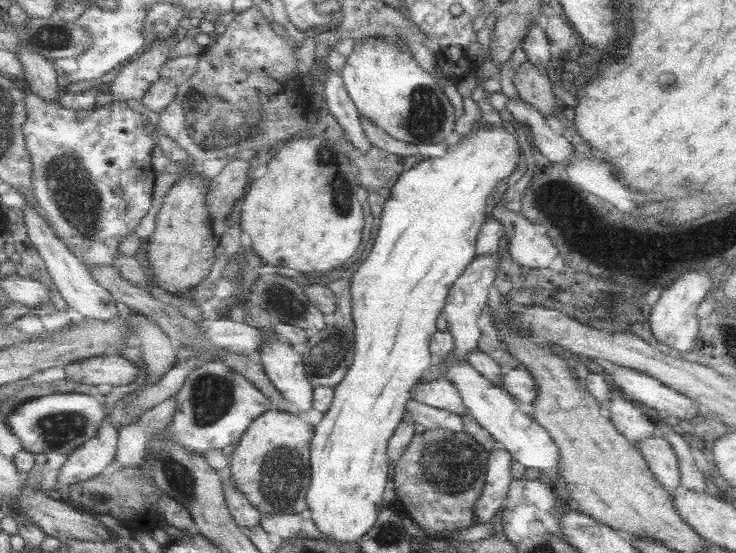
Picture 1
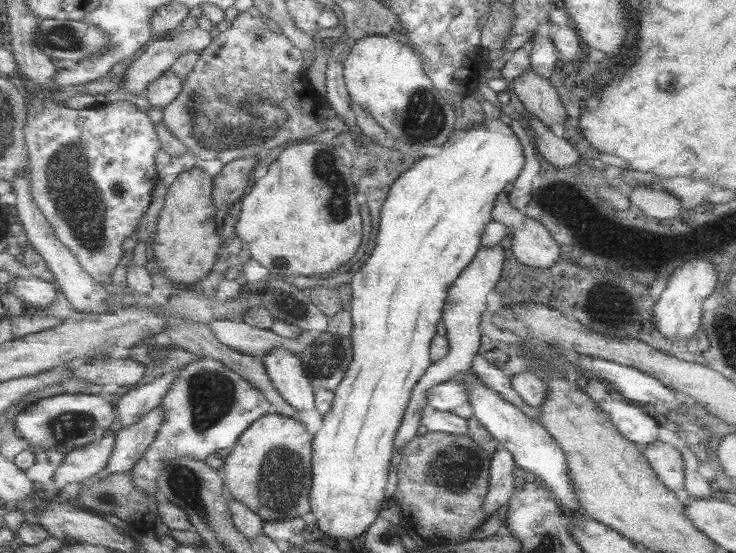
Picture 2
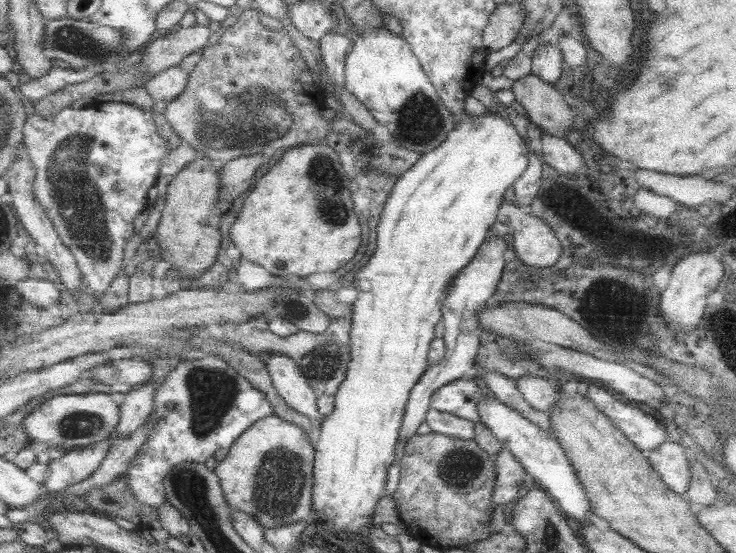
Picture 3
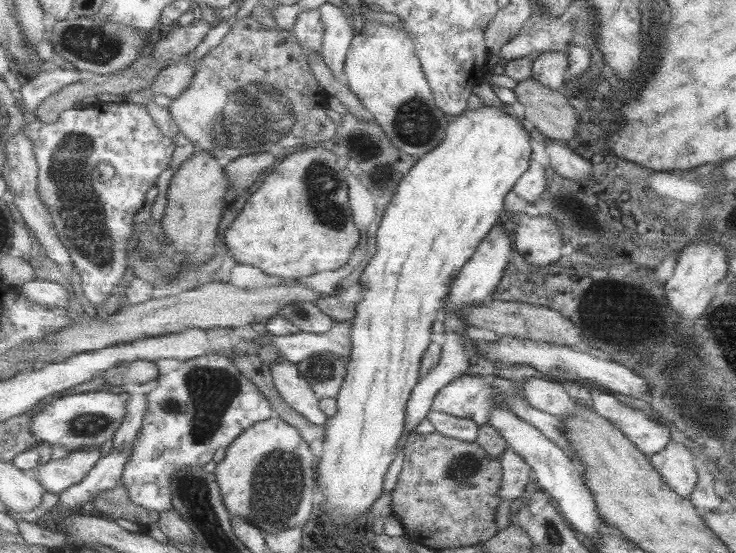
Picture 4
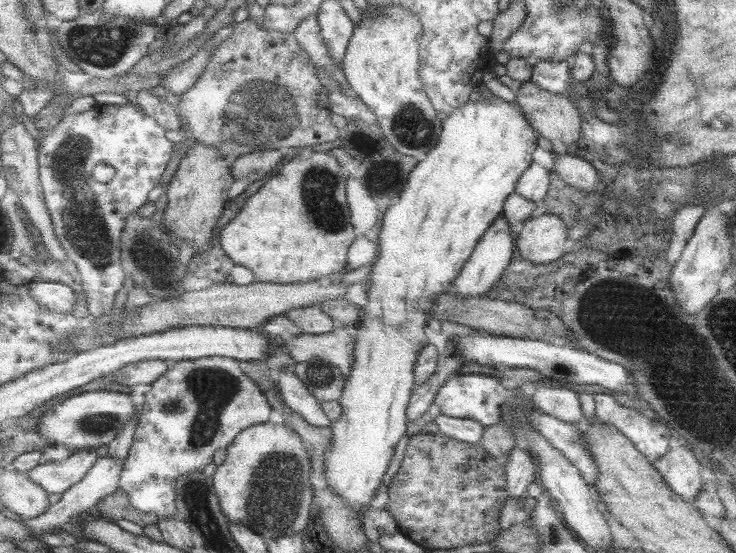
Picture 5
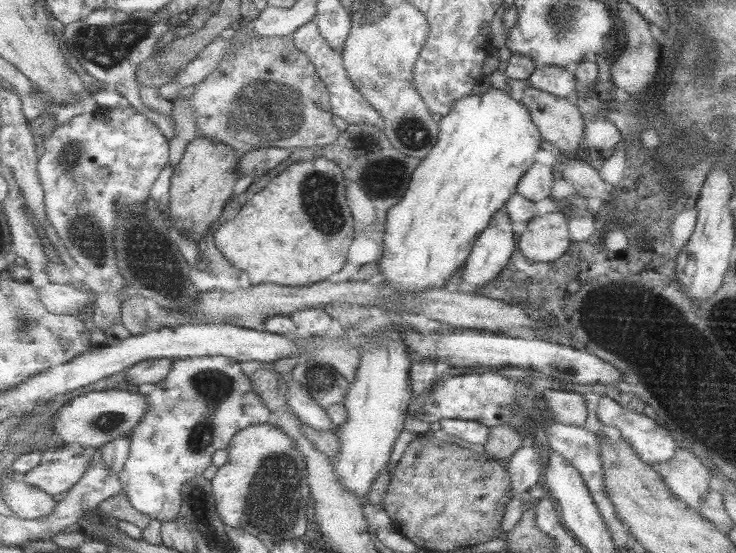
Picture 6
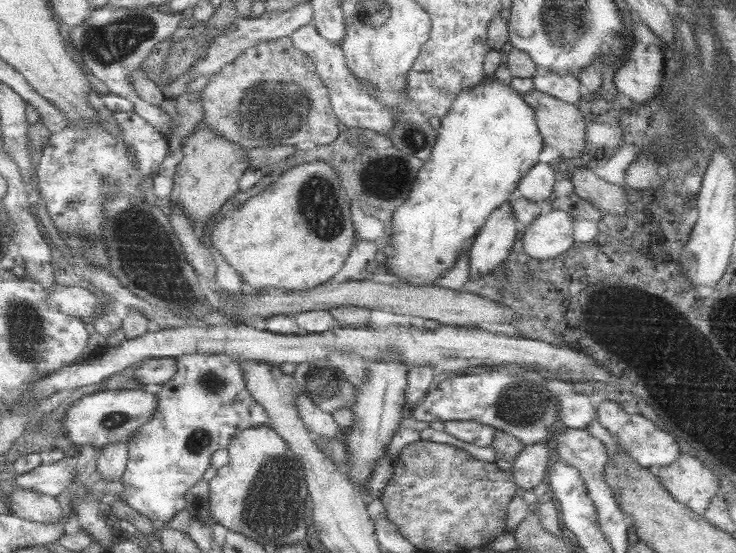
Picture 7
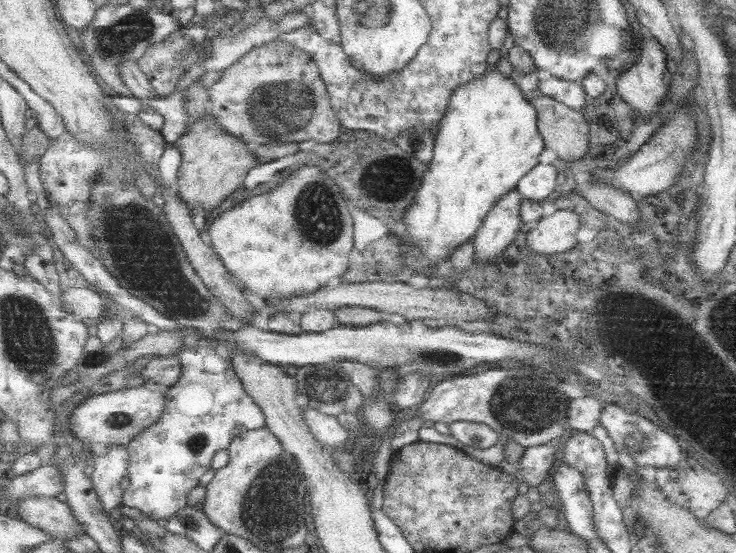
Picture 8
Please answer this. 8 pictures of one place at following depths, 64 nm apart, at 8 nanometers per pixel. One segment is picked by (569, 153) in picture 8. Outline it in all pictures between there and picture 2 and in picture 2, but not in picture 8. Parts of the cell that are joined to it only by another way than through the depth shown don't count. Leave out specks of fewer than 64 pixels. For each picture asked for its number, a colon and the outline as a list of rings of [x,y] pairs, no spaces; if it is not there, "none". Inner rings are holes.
2: [[[533,68],[515,80],[513,90],[519,96],[525,110],[531,112],[541,122],[545,122],[549,128],[553,124],[563,122],[565,118],[569,120],[563,108],[565,104],[561,102],[561,96],[557,92],[557,86],[549,78],[537,74]]]
3: [[[529,74],[513,84],[517,102],[527,110],[527,116],[541,130],[557,136],[567,132],[573,124],[573,110],[563,100],[561,90],[543,78]]]
4: [[[535,78],[519,82],[513,88],[517,102],[527,110],[527,120],[533,122],[549,140],[571,140],[577,130],[577,112],[567,102],[565,94],[541,84]]]
5: [[[527,82],[521,84],[515,102],[521,106],[521,110],[525,112],[525,118],[529,120],[529,124],[539,132],[539,136],[551,140],[551,144],[555,144],[555,148],[561,148],[563,144],[573,144],[579,140],[581,136],[581,128],[585,128],[583,120],[581,120],[581,112],[577,110],[577,106],[571,102],[569,96],[561,96],[555,92],[549,92],[545,88],[541,88],[535,82]]]
6: [[[533,86],[525,88],[519,96],[521,104],[531,110],[535,124],[543,140],[553,144],[559,152],[575,152],[583,140],[583,130],[587,130],[587,122],[581,116],[577,102],[557,98],[555,94],[537,90]]]
7: [[[535,88],[531,92],[527,92],[527,94],[523,94],[523,100],[527,104],[531,104],[531,108],[535,108],[539,130],[541,130],[541,136],[545,138],[547,146],[555,148],[565,158],[575,158],[585,150],[585,140],[589,136],[589,118],[583,118],[585,114],[583,114],[583,110],[579,106],[561,102],[561,100],[549,96],[549,94],[543,94],[543,92],[535,90]]]

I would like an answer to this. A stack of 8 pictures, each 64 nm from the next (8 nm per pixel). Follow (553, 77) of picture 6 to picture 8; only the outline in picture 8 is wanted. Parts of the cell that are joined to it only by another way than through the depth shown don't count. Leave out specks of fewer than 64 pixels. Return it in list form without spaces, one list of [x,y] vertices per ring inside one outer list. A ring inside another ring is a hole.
[[[549,78],[549,80],[541,80],[539,82],[539,90],[543,96],[553,98],[569,108],[575,108],[579,112],[585,110],[587,106],[587,94],[585,94],[585,86],[581,82],[573,82],[573,80],[563,80],[563,78]]]

